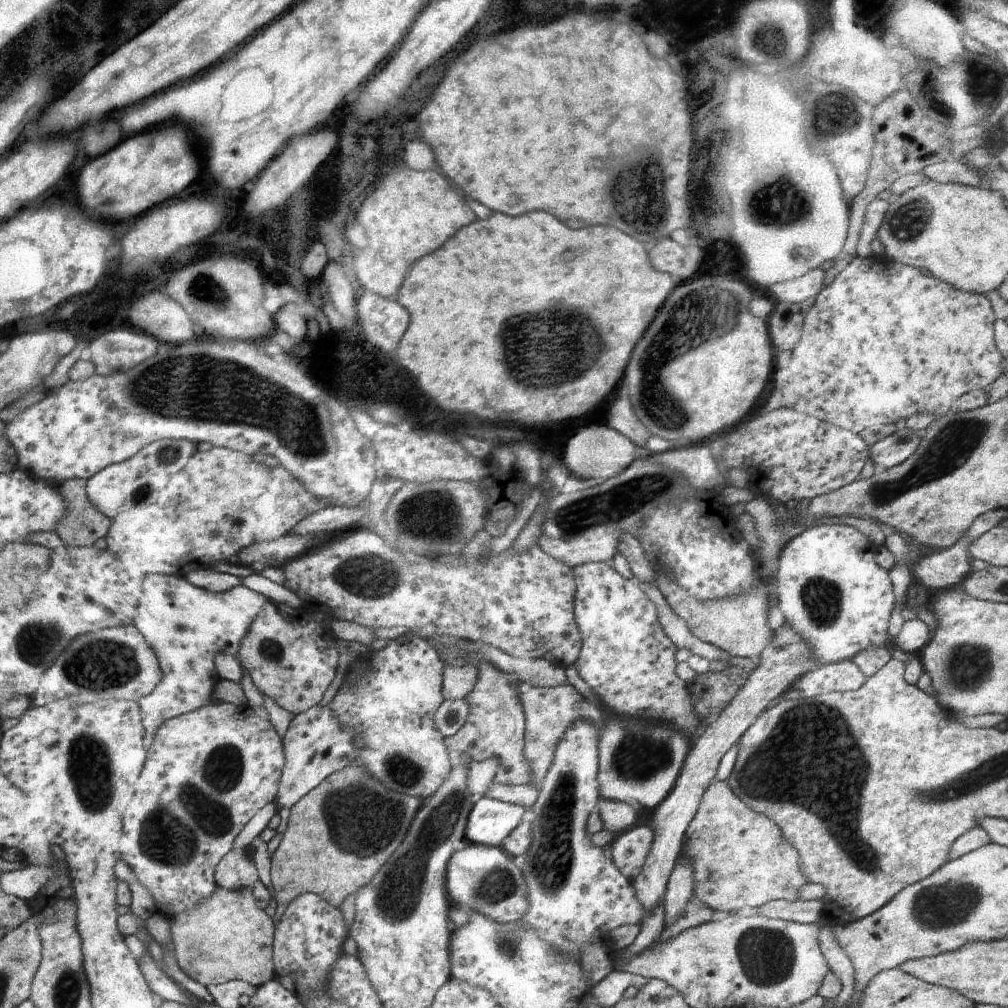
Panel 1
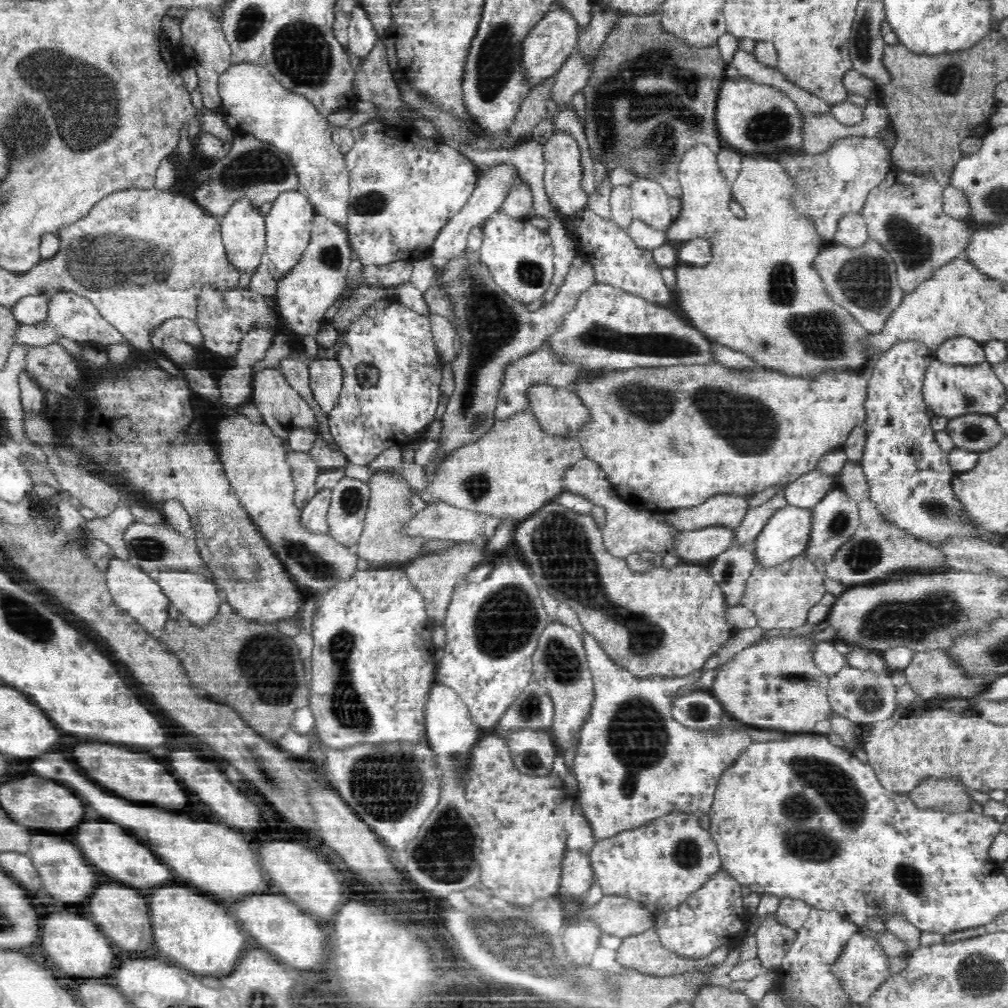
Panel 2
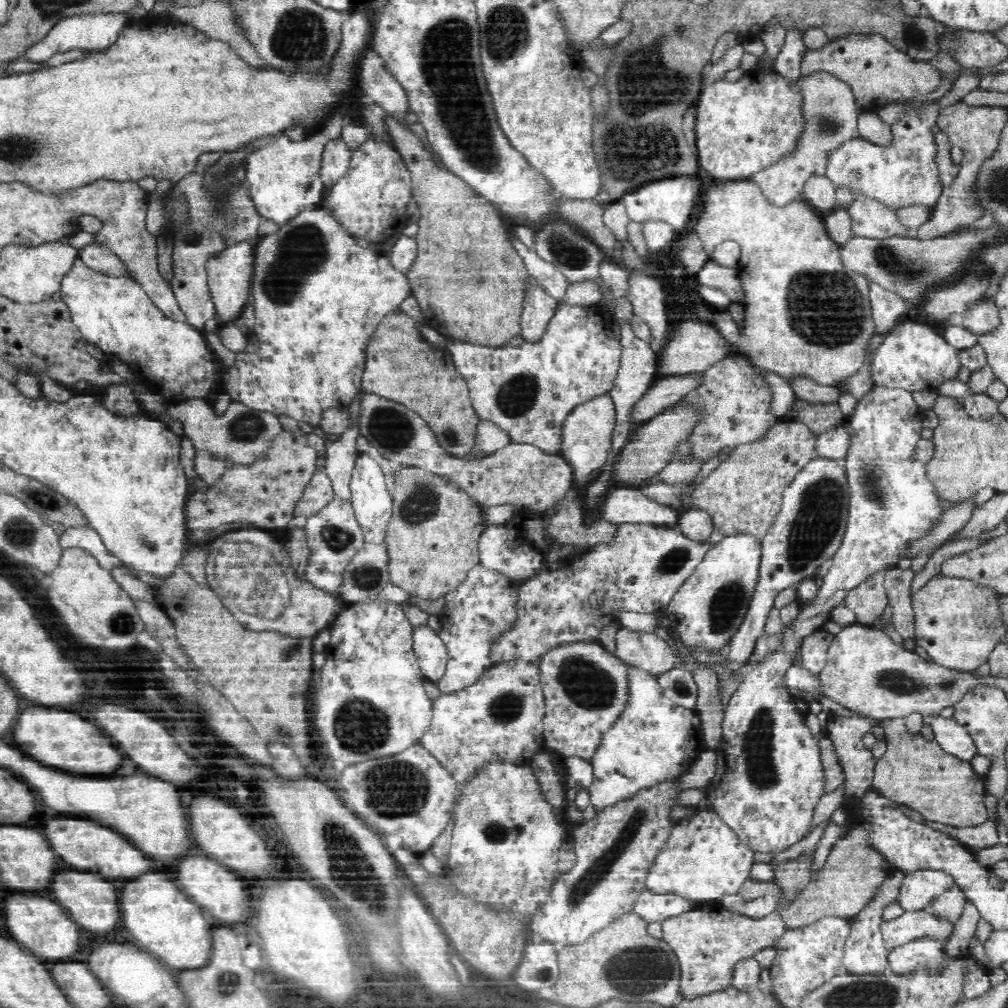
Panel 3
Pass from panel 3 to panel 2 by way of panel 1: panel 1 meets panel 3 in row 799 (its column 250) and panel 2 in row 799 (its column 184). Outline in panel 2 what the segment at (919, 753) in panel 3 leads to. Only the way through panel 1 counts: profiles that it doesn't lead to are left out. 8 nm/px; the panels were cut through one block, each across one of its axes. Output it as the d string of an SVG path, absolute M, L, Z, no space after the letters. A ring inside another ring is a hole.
M930 779L921 782L909 795L913 800L913 803L921 808L940 808L946 812L964 812L976 808L969 795L963 790L963 786L956 781L944 781Z

